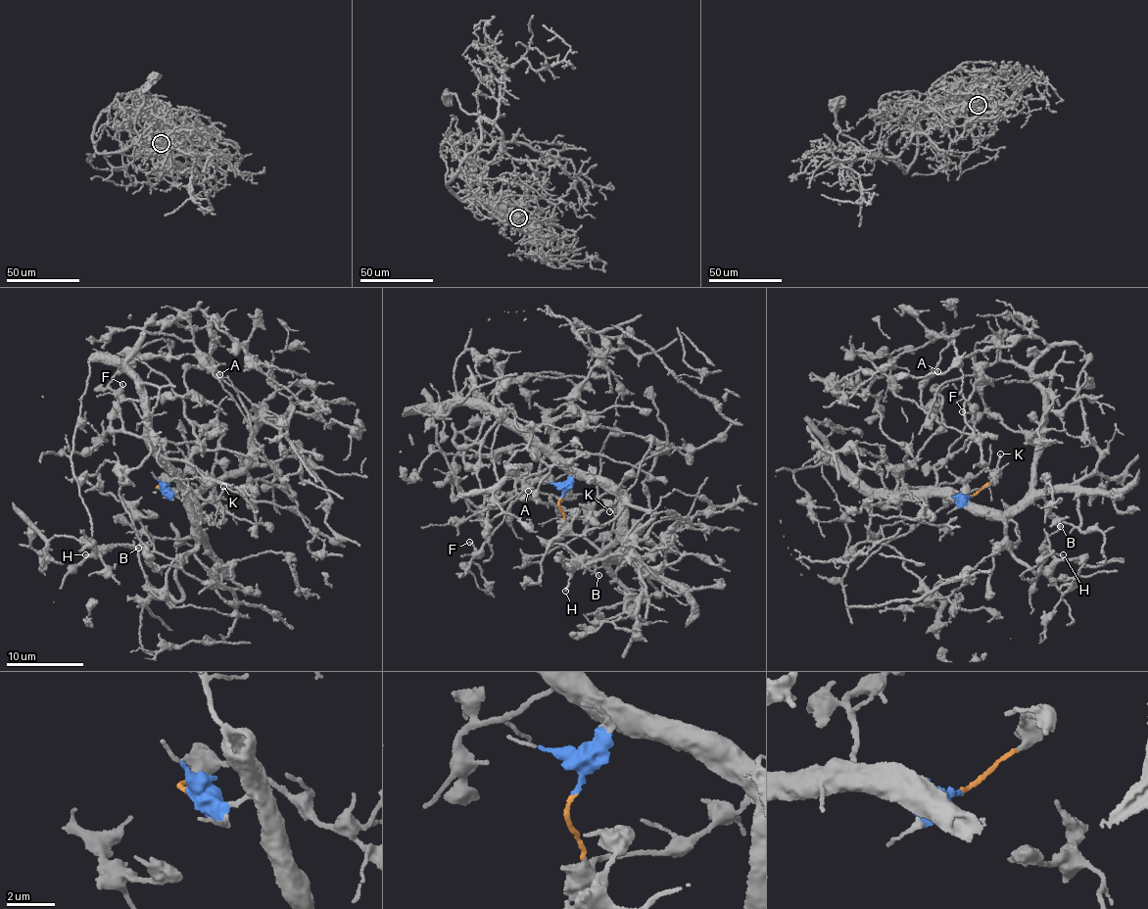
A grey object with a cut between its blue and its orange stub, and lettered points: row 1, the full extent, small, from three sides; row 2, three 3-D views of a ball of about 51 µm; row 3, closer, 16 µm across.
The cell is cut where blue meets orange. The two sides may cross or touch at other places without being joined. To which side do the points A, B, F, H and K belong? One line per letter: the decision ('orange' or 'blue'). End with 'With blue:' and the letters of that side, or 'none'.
A: blue
B: blue
F: blue
H: blue
K: orange
With blue: A, B, F, H

